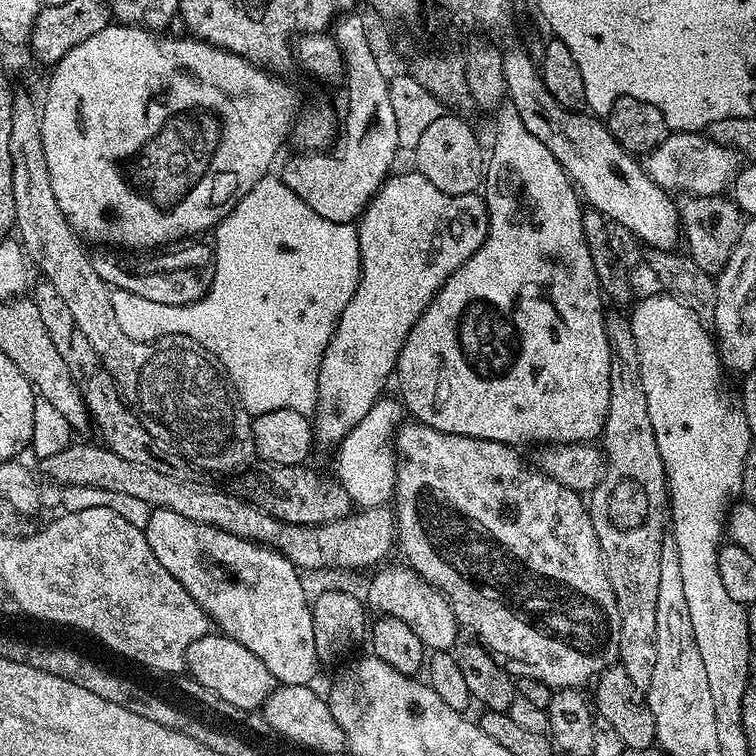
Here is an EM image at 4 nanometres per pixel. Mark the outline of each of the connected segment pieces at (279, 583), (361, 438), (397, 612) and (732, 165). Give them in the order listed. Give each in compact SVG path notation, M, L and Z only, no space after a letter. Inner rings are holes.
M151 509L143 530L154 558L186 586L190 598L202 606L223 635L242 642L246 650L262 658L280 684L313 683L318 659L312 604L304 593L301 573L281 552L214 526L202 526L202 522L190 522L174 510Z
M387 396L381 397L371 407L370 413L354 426L353 430L347 432L346 438L340 440L336 451L336 478L340 485L353 500L353 503L361 509L377 508L385 505L395 493L396 487L396 451L394 445L395 431L398 425L403 421L403 405L397 400L390 400Z
M392 564L389 568L381 567L381 572L369 582L367 607L371 611L373 608L380 616L393 616L406 622L406 626L410 626L410 630L418 634L425 649L433 653L449 651L458 635L456 615L450 602L430 582L423 580L413 568L400 564Z
M673 131L653 152L643 157L642 163L648 177L669 194L719 196L733 183L742 160L734 149L714 142L709 135Z

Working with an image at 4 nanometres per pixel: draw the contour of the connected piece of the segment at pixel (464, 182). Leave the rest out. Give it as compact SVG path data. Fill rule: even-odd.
M444 114L440 118L435 119L430 126L422 133L416 148L415 171L421 172L427 180L434 182L434 186L438 186L438 190L442 190L442 194L450 194L457 196L458 194L470 194L479 189L480 179L484 176L484 156L486 160L486 152L480 149L480 140L476 137L476 132L463 120L460 116L450 116Z

